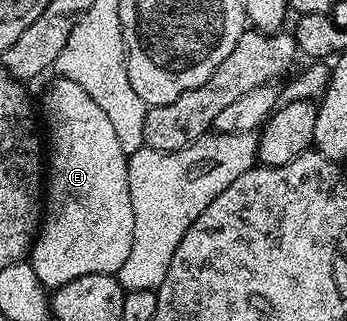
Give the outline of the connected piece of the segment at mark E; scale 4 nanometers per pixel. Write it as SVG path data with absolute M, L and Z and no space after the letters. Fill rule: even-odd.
M58 77L47 91L42 109L46 112L46 125L50 128L48 180L44 185L44 216L28 254L28 262L35 269L40 283L53 291L80 279L80 275L117 274L118 269L124 267L124 259L128 259L128 251L132 251L134 216L128 191L128 155L96 99L92 99L84 87L72 83L72 79Z

